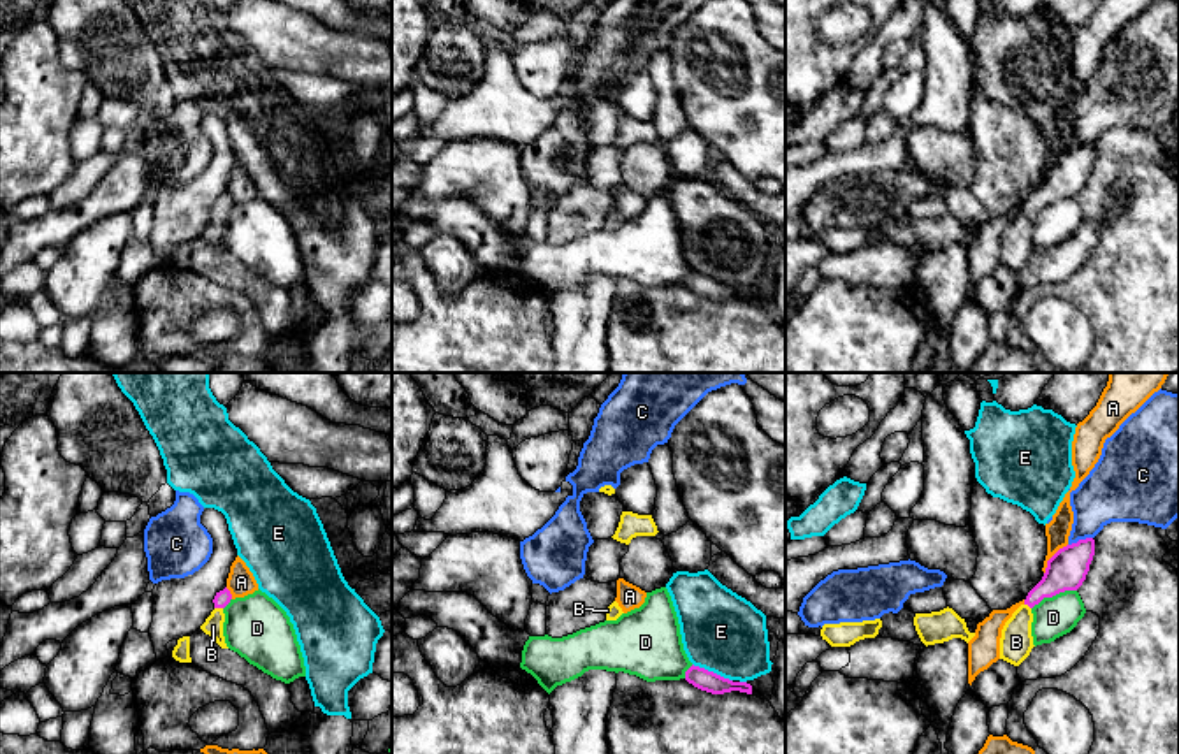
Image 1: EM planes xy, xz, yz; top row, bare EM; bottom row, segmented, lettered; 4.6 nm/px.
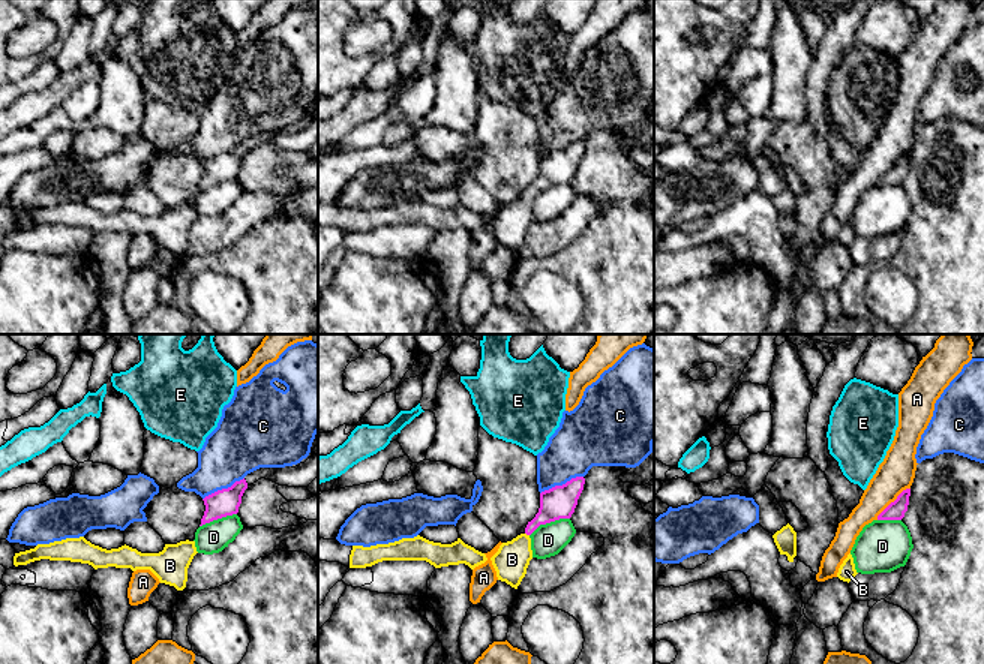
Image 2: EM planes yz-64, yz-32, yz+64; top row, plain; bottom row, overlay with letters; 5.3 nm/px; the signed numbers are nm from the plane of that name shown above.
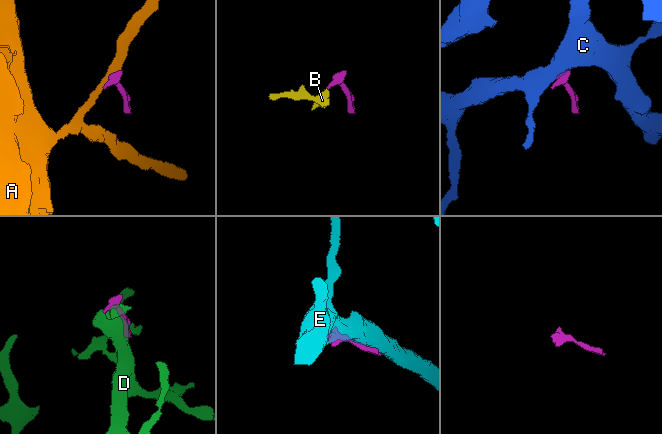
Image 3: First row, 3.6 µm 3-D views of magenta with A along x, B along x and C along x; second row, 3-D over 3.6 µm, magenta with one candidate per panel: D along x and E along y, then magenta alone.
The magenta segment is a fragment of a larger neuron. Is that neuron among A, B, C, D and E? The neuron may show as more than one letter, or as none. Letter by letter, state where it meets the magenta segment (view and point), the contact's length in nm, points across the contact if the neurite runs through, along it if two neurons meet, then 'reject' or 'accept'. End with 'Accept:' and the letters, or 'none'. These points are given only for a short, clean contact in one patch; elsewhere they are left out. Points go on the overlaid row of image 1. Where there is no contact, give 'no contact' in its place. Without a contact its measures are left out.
A: meets magenta in yz at (1051, 558); contact 180 nm long; border along yz (1067, 543), (1048, 561), (1044, 573); reject
B: meets magenta in xy at (218, 607); contact 40 nm long; runs through xy (222, 598), (218, 607), (213, 626); accept
C: meets magenta in yz at (1079, 540); contact 120 nm long; border along yz (1092, 536), (1079, 538), (1069, 545); reject
D: meets magenta in yz at (1053, 594); contact 220 nm long; reject
E: meets magenta in xz at (712, 672); contact 200 nm long; reject
Accept: B

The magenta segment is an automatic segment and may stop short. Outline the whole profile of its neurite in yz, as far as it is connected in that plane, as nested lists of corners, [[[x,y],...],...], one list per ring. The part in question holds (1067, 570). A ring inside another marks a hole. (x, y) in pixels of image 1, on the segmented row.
[[[1086,538],[1060,548],[1049,561],[1042,580],[1028,592],[1024,603],[1005,622],[1000,638],[1000,659],[1019,666],[1031,652],[1031,608],[1044,598],[1077,591],[1089,571],[1095,540]]]

